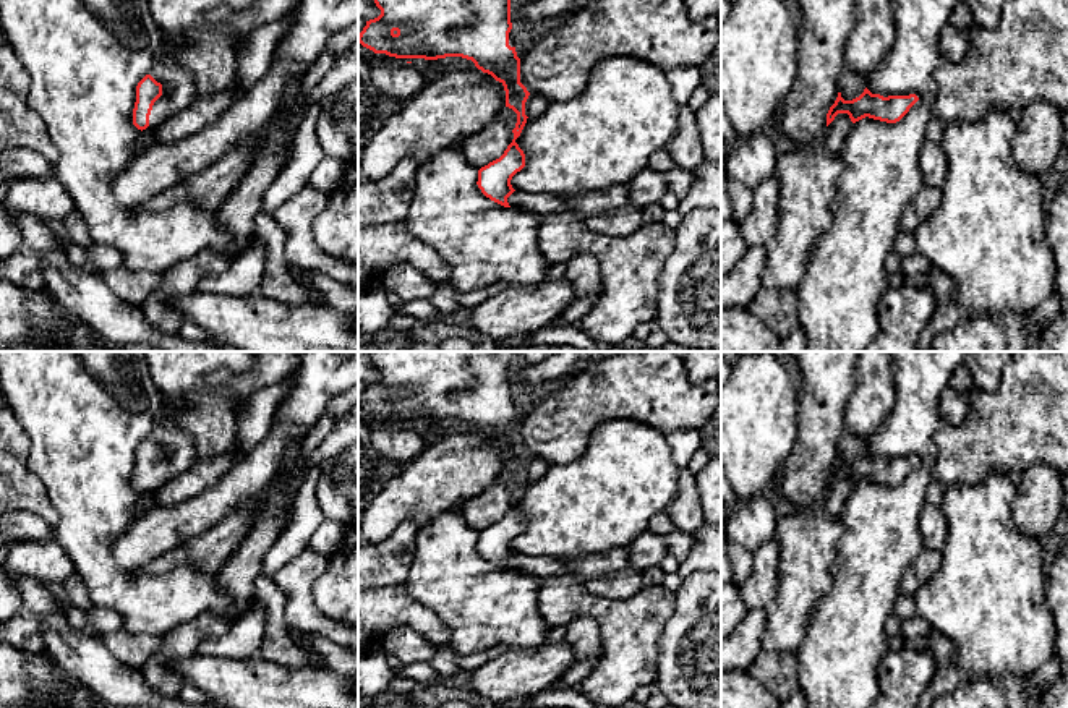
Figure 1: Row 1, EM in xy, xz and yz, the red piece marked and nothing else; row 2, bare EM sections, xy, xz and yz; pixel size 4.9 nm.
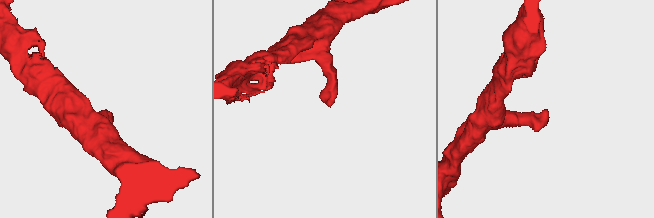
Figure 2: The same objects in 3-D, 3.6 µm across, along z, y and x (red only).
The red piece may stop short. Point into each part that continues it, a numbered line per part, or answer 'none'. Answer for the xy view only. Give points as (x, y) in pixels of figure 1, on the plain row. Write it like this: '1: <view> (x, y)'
1: xy (179, 454)

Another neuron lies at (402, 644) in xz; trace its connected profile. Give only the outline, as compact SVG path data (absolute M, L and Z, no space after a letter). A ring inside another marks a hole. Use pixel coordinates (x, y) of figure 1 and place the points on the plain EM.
M399 625L381 638L381 650L400 664L429 663L438 646L410 625Z

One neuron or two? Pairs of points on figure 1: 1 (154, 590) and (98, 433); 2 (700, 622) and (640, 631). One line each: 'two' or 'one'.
1: one
2: two

